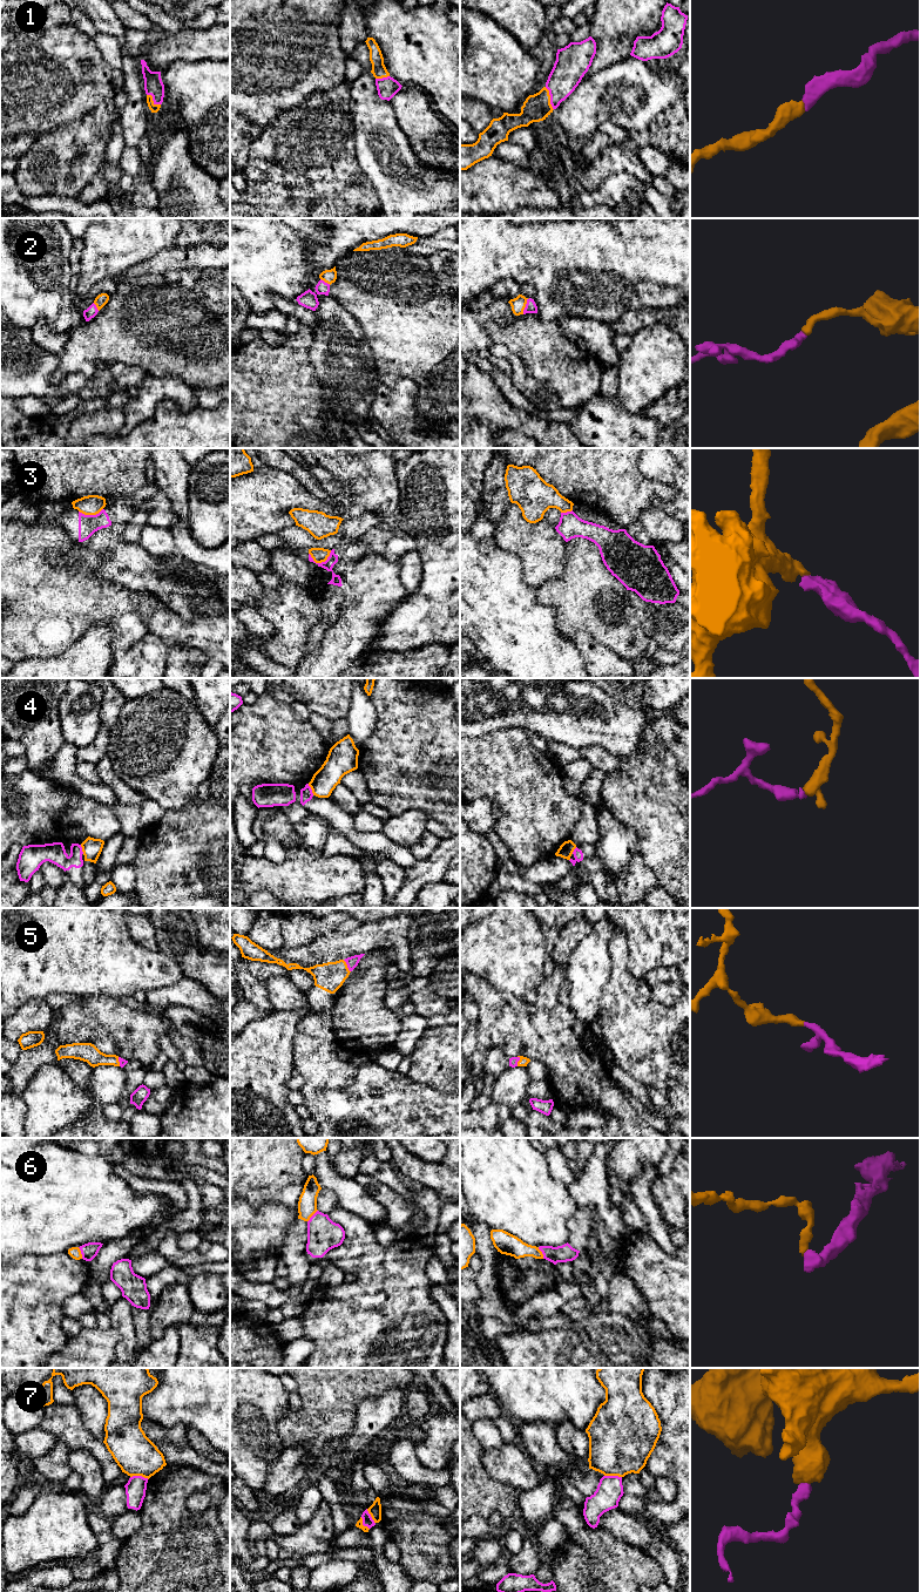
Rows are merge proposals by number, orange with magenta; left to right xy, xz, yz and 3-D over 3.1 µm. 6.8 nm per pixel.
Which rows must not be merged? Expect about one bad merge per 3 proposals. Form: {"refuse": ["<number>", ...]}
{"refuse": ["3", "4", "6", "7"]}

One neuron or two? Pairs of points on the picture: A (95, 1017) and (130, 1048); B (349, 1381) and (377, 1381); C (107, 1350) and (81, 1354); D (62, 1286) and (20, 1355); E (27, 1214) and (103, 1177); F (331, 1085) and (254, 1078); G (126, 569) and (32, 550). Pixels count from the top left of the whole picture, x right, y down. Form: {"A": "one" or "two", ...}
{"A": "one", "B": "one", "C": "one", "D": "one", "E": "one", "F": "two", "G": "one"}

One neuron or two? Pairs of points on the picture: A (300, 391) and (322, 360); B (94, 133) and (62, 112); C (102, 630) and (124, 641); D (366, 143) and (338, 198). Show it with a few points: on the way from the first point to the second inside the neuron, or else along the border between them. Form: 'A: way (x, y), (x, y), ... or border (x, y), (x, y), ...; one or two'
A: border (310, 344), (309, 361), (323, 386), (325, 397); two
B: border (97, 104), (89, 112), (63, 122), (49, 131); two
C: border (108, 621), (112, 627), (112, 650), (114, 652); two
D: border (353, 135), (356, 161), (372, 185); two

